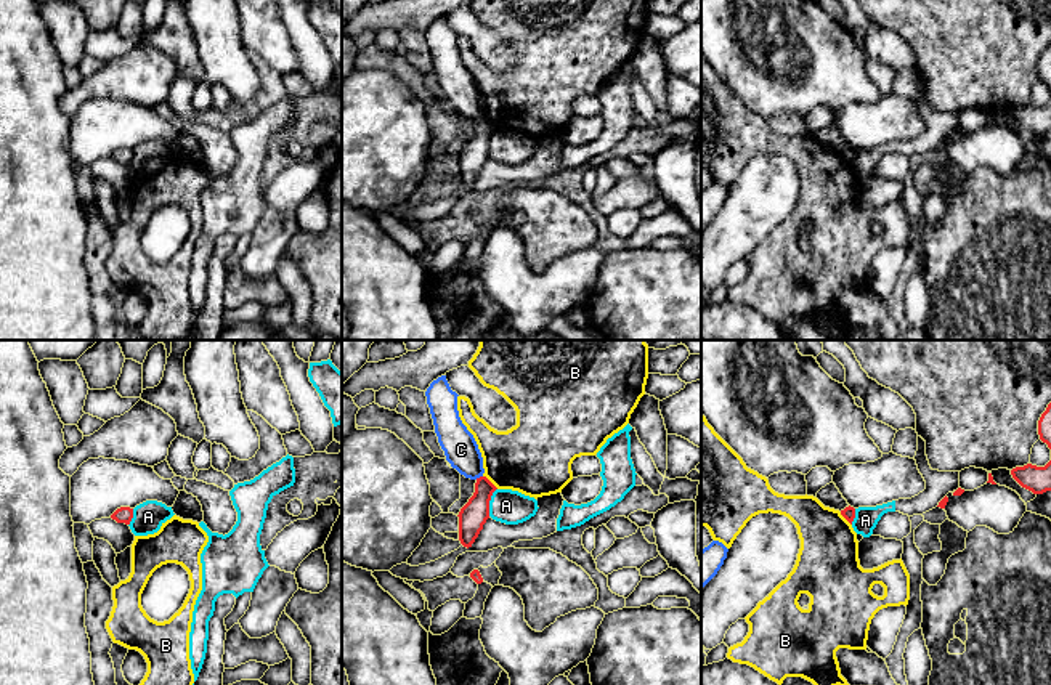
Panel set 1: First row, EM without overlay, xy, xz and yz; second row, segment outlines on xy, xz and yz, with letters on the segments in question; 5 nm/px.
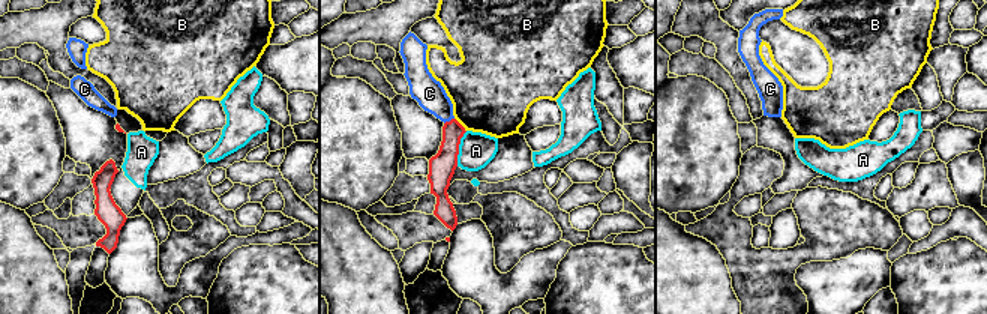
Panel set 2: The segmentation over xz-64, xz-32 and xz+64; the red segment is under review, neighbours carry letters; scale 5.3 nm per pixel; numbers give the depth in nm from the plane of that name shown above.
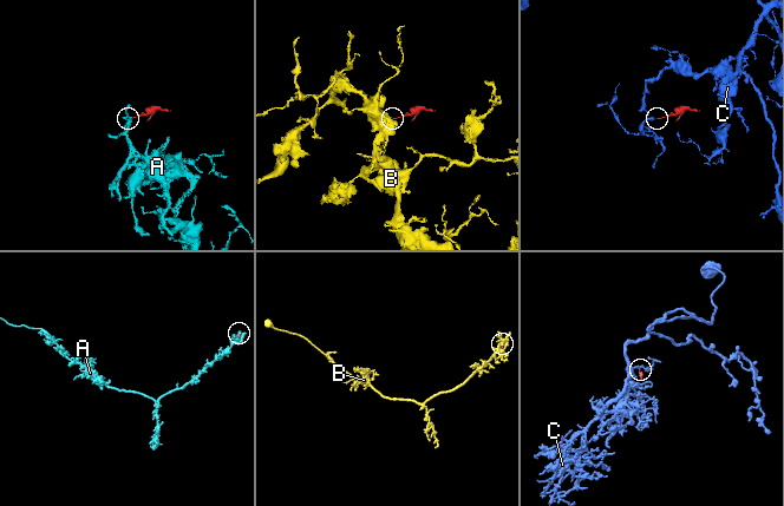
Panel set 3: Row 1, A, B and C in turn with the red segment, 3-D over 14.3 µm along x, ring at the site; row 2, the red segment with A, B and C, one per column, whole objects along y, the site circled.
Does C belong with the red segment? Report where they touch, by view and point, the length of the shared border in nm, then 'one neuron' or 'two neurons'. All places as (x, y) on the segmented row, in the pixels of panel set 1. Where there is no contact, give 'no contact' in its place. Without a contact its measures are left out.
contact xz (480, 477); length 40 nm; two neurons

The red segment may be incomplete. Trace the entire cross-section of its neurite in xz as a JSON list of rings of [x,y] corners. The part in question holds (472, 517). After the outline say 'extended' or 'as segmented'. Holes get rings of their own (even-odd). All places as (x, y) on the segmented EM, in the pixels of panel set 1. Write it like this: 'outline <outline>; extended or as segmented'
outline [[[480,476],[475,483],[475,492],[459,512],[459,541],[464,547],[472,547],[483,525],[489,518],[489,501],[497,488],[486,478]]]; as segmented

